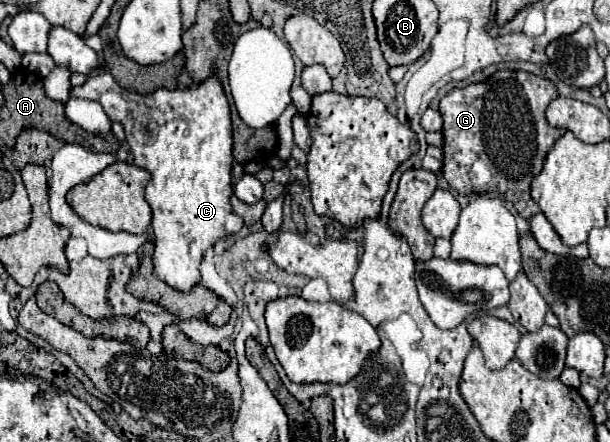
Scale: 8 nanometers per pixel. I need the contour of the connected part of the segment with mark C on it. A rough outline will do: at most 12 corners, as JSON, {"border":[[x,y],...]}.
{"border":[[105,71],[69,97],[123,125],[151,173],[155,275],[201,281],[237,235],[229,103],[213,77],[139,95]]}

